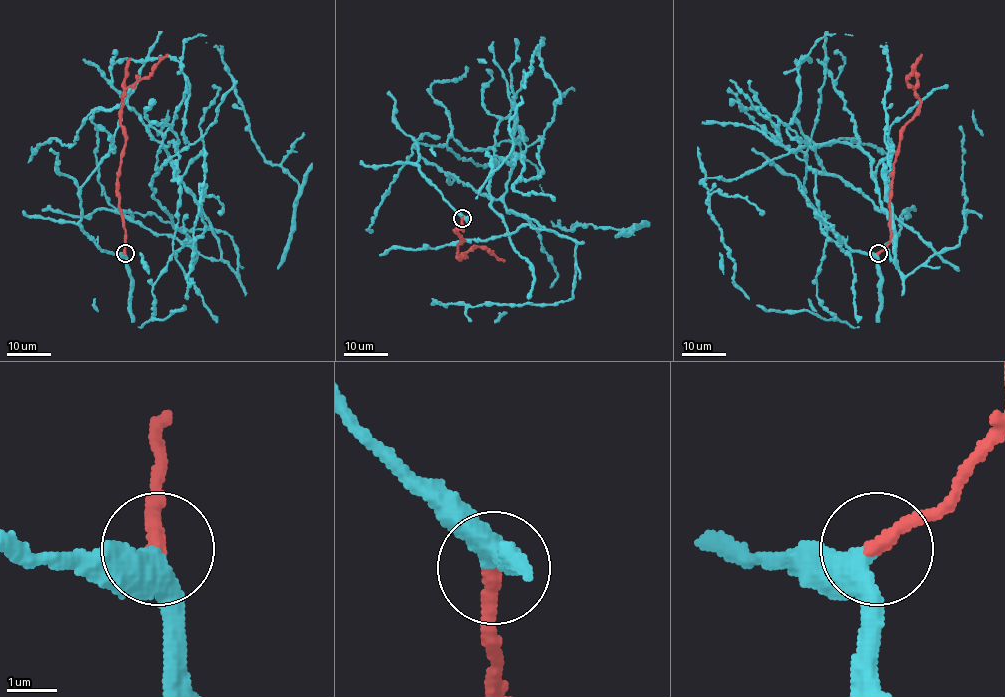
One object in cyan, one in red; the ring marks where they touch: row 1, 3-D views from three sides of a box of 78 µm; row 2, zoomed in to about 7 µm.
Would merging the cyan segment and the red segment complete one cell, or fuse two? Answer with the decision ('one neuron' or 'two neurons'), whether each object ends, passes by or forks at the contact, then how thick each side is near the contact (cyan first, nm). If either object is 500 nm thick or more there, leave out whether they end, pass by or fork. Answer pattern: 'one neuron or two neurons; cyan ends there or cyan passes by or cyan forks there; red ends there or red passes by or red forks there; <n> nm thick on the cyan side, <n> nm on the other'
one neuron; cyan passes by; red ends there; 400 nm thick on the cyan side, 320 nm on the other

